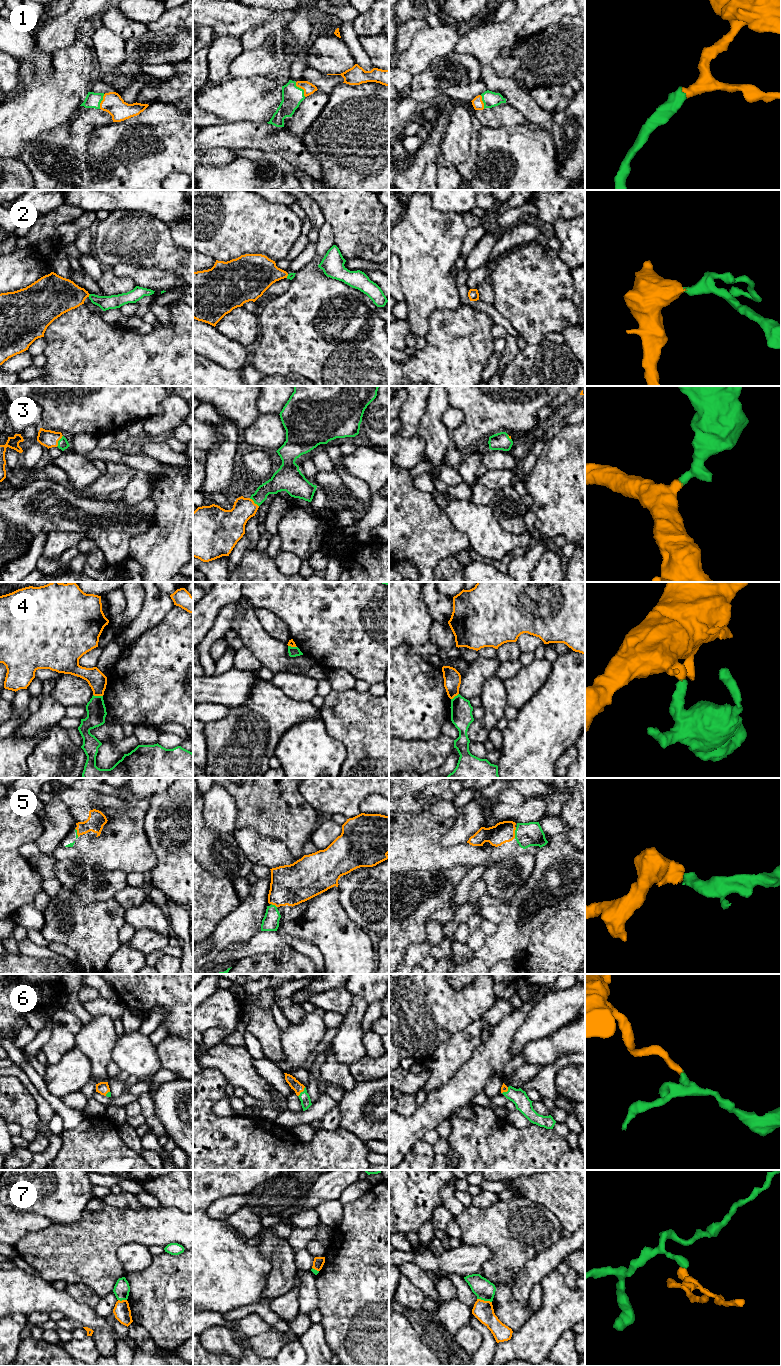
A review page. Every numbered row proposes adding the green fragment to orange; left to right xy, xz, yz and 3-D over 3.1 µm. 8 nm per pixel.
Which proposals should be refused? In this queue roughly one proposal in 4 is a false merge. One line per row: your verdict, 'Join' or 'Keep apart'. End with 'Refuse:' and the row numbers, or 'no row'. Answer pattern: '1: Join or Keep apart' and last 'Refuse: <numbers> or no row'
1: Join
2: Join
3: Join
4: Keep apart
5: Join
6: Join
7: Keep apart
Refuse: 4, 7

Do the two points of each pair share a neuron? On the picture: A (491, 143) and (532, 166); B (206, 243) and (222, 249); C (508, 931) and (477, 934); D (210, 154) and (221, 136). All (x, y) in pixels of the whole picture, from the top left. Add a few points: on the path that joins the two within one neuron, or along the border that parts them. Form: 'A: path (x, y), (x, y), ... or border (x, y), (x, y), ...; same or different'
A: path (501, 146), (513, 151), (522, 160); same
B: path (210, 243), (218, 245); same
C: border (486, 936), (483, 944), (474, 951); different
D: border (230, 148), (212, 147), (203, 150); different

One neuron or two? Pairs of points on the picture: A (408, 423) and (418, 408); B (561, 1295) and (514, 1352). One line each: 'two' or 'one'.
A: one
B: one

